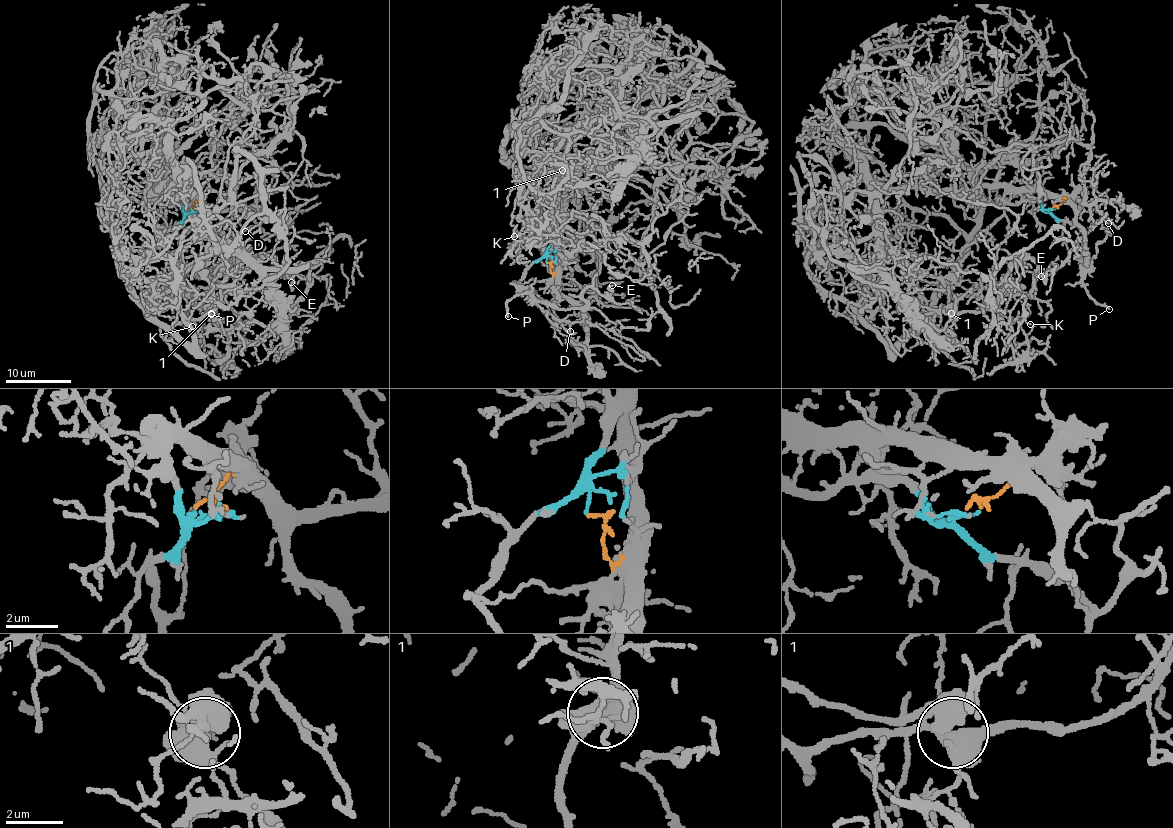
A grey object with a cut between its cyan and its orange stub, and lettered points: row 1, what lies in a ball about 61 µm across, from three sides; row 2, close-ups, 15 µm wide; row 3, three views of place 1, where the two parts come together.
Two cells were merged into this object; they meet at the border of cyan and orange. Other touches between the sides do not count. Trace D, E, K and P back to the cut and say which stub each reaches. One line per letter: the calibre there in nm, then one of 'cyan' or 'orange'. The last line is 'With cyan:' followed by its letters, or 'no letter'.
D: 120 nm | cyan
E: 130 nm | orange
K: 80 nm | cyan
P: 150 nm | orange
With cyan: D, K

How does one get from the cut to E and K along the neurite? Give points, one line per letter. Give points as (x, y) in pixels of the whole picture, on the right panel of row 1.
E: (1056, 207), (1066, 198), (1083, 232), (1087, 253), (1073, 250), (1067, 260), (1045, 275), (1044, 282), (1040, 275)
K: (1054, 209), (987, 201), (960, 266), (913, 329), (930, 313), (988, 310), (1013, 285), (1030, 324)

